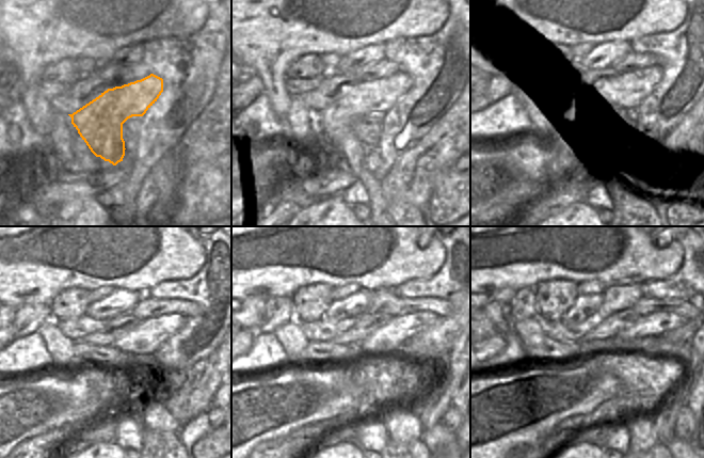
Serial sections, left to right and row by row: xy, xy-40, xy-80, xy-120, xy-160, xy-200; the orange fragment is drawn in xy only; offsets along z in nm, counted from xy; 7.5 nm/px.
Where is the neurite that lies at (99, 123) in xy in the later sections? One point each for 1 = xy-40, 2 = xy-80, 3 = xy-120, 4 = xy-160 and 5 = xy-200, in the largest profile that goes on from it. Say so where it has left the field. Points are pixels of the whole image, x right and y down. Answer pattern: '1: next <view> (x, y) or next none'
1: next xy-40 (373, 98)
2: next xy-80 (618, 96)
3: next xy-120 (144, 340)
4: next xy-160 (385, 341)
5: next xy-200 (655, 325)

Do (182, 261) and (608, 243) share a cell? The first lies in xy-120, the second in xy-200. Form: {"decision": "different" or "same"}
{"decision": "same"}

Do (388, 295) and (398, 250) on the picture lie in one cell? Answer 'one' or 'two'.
two

